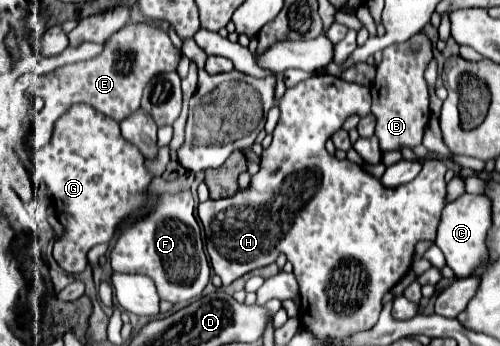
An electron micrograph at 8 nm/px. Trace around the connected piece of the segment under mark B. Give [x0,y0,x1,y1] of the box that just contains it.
[372,32,432,152]

